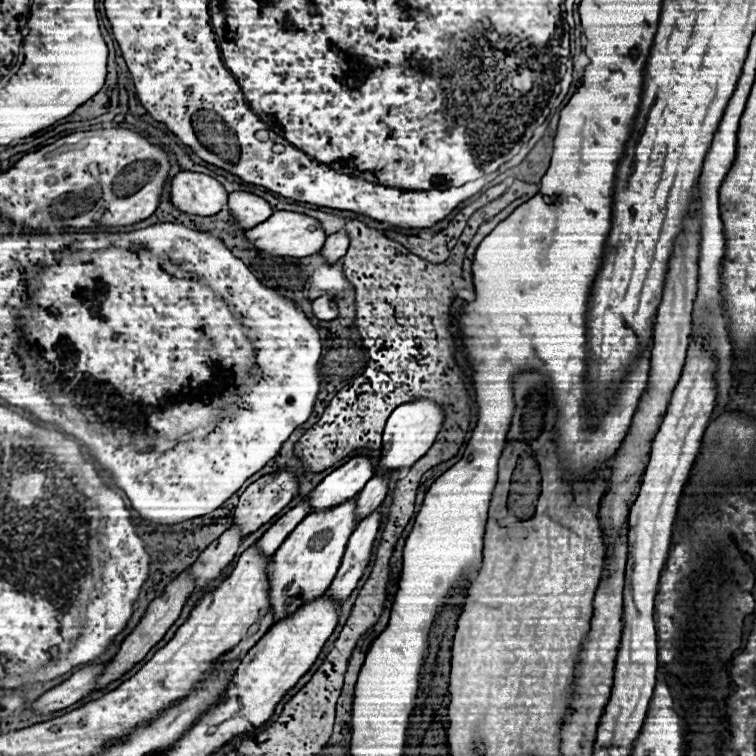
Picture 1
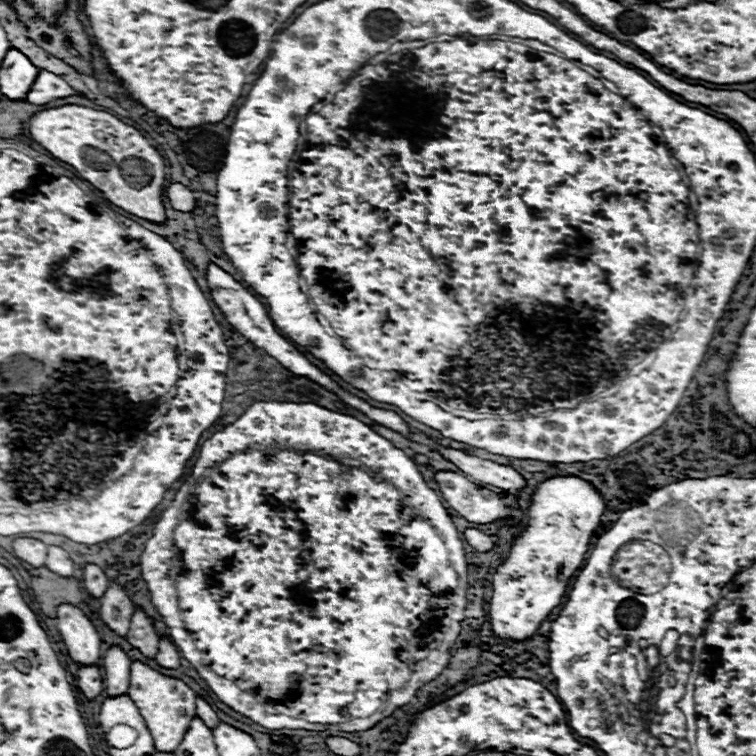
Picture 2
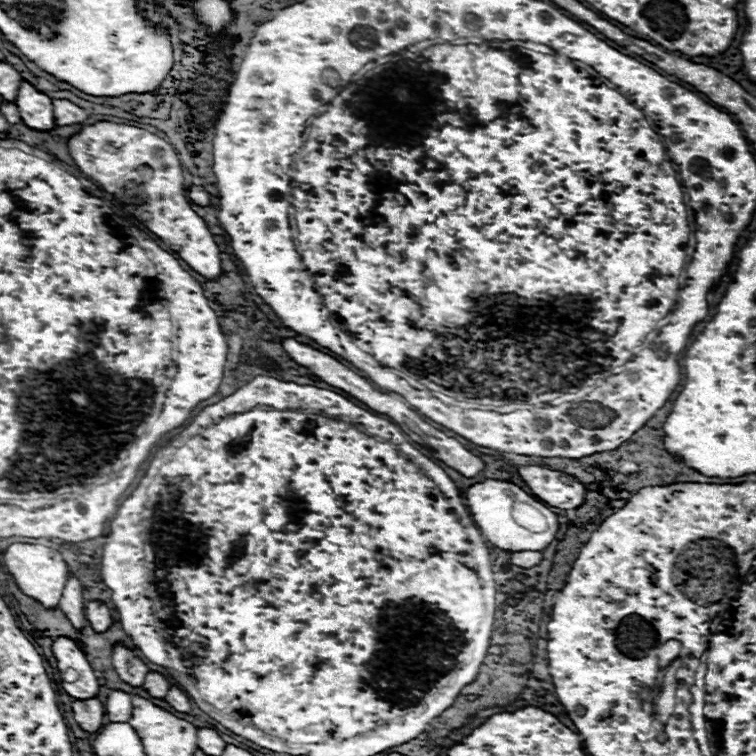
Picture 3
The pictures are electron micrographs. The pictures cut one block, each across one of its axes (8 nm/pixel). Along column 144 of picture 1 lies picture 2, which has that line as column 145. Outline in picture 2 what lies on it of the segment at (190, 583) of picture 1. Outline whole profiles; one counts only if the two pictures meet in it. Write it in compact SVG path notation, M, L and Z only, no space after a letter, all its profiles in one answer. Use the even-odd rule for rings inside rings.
M136 608L136 614L132 616L130 630L128 630L128 642L138 648L144 656L154 658L158 652L158 634L154 630L152 620L146 616L142 608Z

